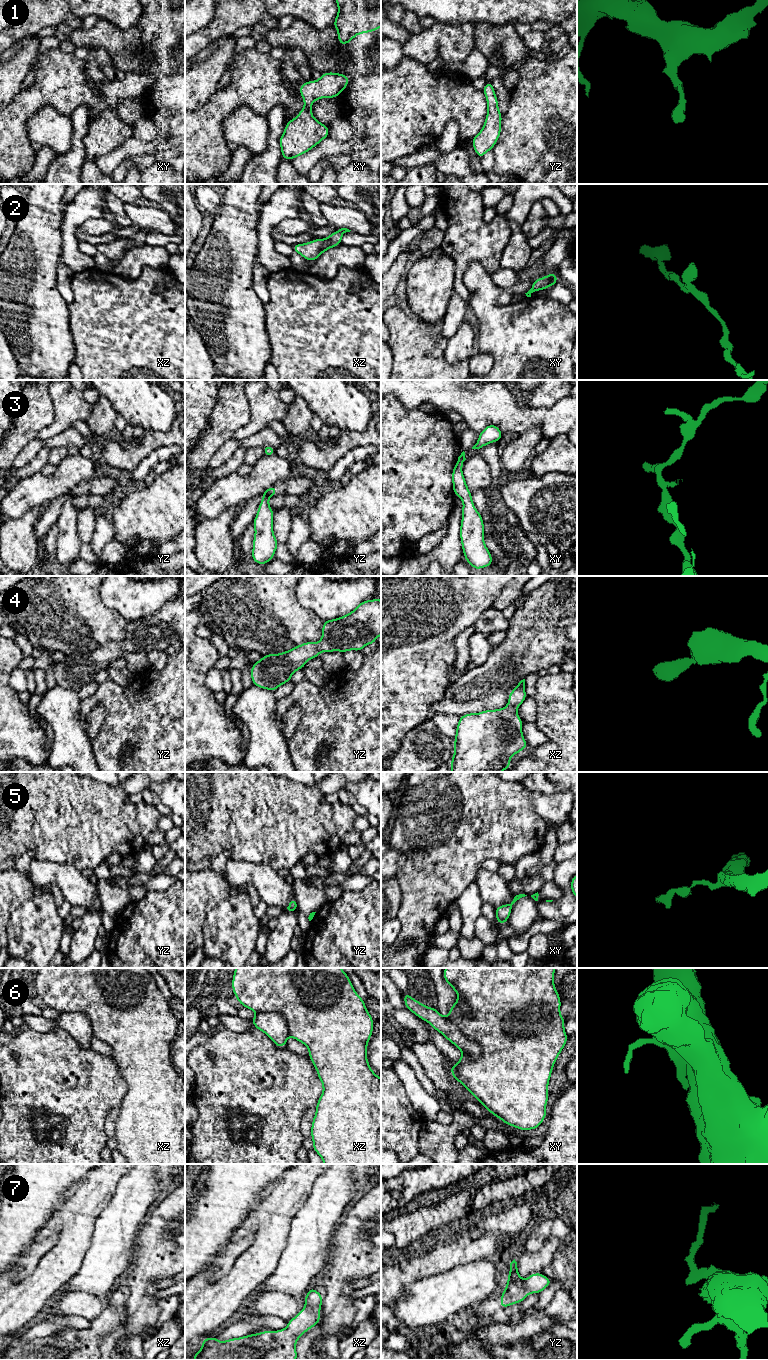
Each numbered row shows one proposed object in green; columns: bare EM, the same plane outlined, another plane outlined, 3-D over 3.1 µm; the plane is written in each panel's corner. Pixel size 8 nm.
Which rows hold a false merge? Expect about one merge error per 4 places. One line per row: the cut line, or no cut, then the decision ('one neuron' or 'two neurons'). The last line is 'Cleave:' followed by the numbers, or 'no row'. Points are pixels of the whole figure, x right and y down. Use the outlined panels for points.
1: cut none; one neuron
2: cut none; one neuron
3: cut yz (266, 489), (265, 493), (269, 496); two neurons
4: cut none; one neuron
5: cut none; one neuron
6: cut xy (445, 1018), (452, 1021), (466, 1037), (479, 1045), (478, 1057); two neurons
7: cut none; one neuron
Cleave: 3, 6

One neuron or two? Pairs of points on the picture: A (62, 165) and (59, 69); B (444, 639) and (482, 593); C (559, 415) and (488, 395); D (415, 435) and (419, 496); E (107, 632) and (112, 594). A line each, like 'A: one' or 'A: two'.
A: two
B: one
C: one
D: one
E: two

